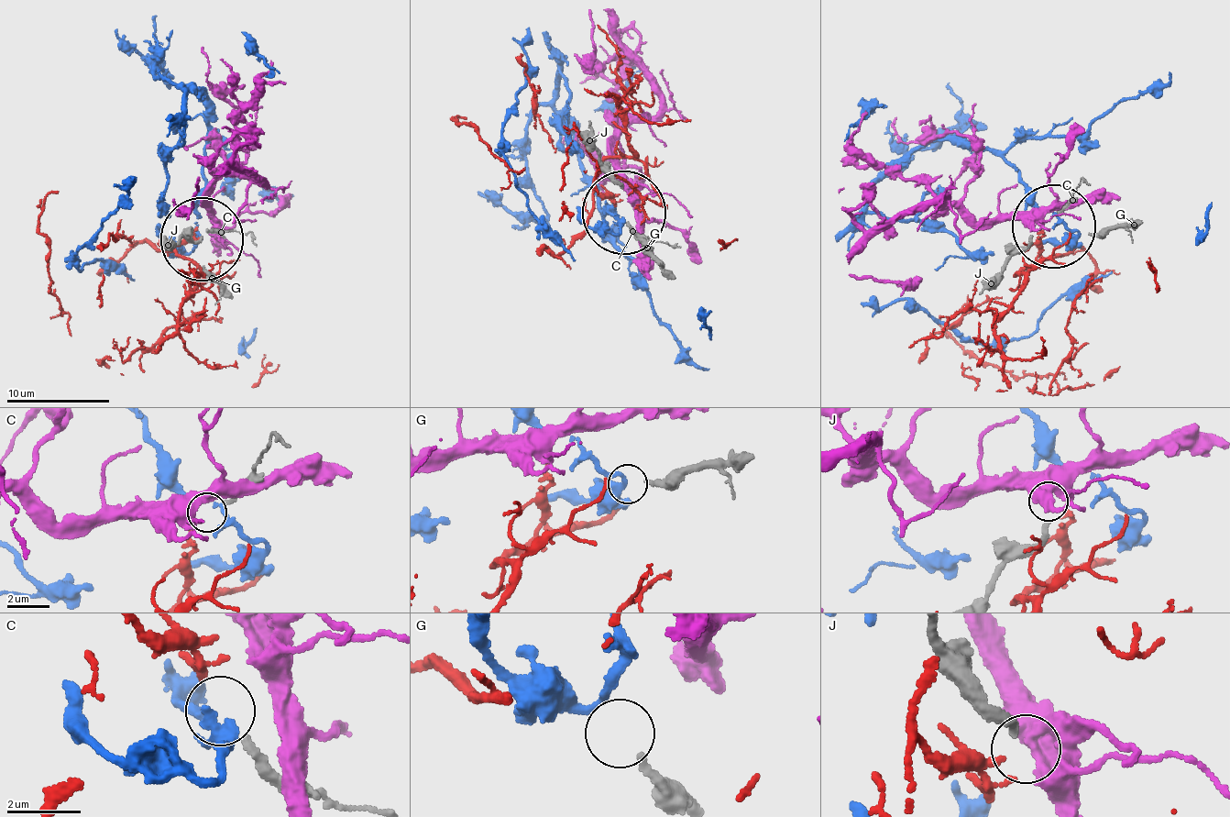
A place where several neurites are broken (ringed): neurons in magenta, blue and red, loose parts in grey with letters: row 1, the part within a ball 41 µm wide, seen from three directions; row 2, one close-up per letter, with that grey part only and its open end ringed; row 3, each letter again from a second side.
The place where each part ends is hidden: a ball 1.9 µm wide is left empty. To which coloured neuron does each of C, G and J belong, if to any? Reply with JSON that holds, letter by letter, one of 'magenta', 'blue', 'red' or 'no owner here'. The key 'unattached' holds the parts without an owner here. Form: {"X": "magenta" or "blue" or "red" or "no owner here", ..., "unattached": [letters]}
{"C": "red", "G": "no owner here", "J": "magenta", "unattached": ["G"]}

